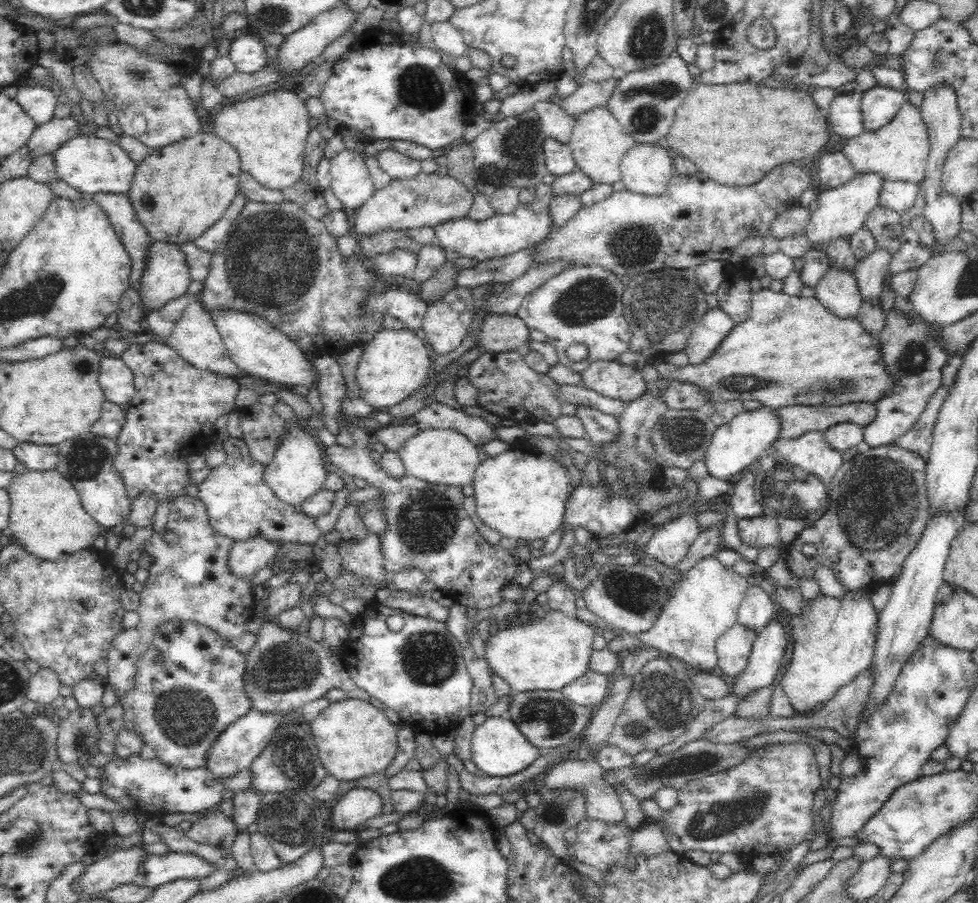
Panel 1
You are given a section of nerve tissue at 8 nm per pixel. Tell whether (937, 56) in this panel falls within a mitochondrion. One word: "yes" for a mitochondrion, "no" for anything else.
yes

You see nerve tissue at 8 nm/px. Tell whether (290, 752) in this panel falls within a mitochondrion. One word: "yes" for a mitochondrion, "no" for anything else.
yes

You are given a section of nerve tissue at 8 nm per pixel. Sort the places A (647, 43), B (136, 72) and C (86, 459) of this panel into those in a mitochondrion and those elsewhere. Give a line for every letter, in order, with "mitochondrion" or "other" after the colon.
A: mitochondrion
B: mitochondrion
C: mitochondrion

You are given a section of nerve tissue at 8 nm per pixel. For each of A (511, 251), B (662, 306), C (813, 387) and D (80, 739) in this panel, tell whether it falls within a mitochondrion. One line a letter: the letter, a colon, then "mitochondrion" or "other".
A: other
B: mitochondrion
C: mitochondrion
D: mitochondrion

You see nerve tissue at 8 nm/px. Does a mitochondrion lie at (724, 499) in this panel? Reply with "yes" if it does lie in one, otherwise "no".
no

